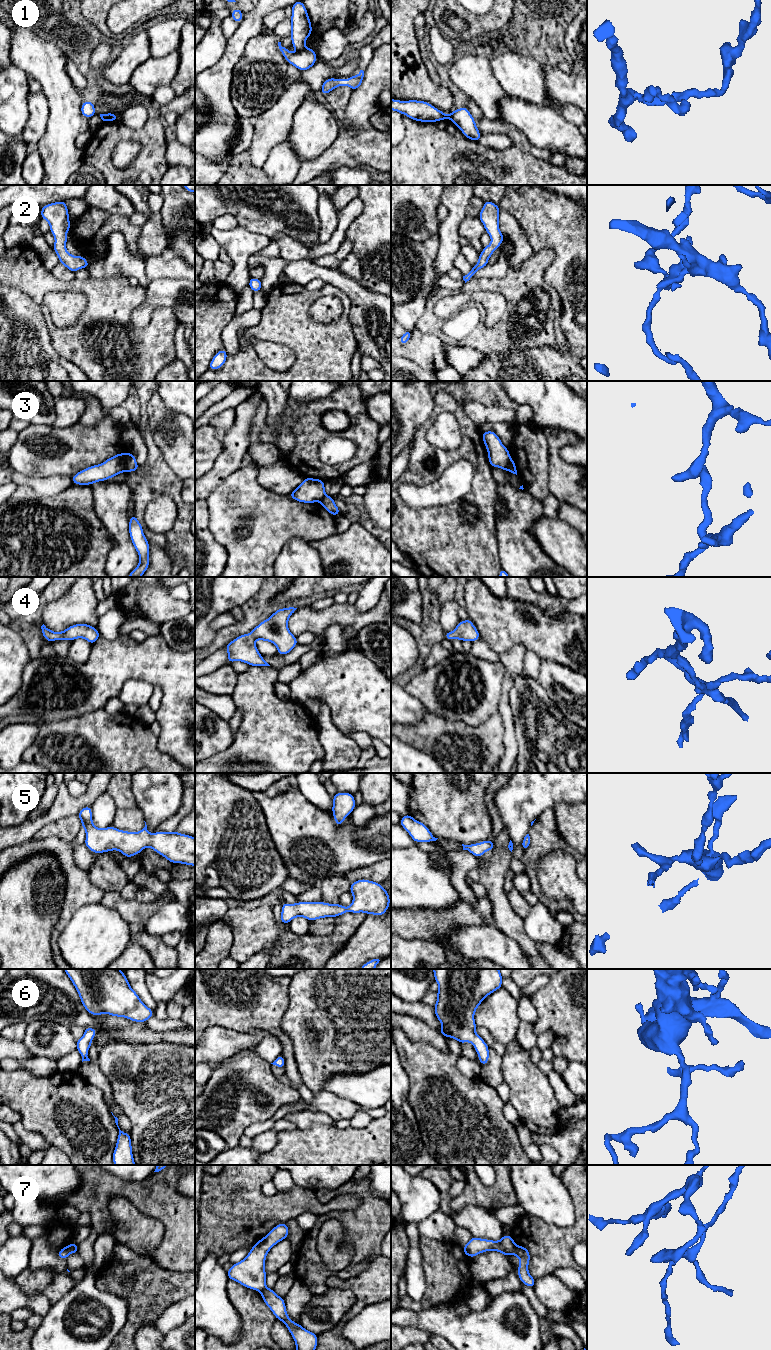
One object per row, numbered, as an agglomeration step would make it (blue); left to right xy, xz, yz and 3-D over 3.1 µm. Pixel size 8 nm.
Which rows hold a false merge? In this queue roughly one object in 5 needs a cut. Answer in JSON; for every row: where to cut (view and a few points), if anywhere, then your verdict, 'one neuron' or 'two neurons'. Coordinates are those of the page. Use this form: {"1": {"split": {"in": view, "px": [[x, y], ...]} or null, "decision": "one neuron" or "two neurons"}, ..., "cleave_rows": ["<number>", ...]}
{"1": {"split": {"in": "xz", "px": [[305, 47], [297, 51]]}, "decision": "two neurons"}, "2": {"split": null, "decision": "one neuron"}, "3": {"split": {"in": "xy", "px": [[130, 454], [125, 470]]}, "decision": "two neurons"}, "4": {"split": null, "decision": "one neuron"}, "5": {"split": null, "decision": "one neuron"}, "6": {"split": null, "decision": "one neuron"}, "7": {"split": {"in": "yz", "px": [[516, 1245], [515, 1254]]}, "decision": "two neurons"}, "cleave_rows": ["1", "3", "7"]}

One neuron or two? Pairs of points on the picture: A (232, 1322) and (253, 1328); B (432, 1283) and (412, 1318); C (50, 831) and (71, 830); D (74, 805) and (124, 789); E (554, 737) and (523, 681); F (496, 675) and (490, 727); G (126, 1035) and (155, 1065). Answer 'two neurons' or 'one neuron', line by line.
A: two neurons
B: two neurons
C: one neuron
D: two neurons
E: one neuron
F: two neurons
G: two neurons

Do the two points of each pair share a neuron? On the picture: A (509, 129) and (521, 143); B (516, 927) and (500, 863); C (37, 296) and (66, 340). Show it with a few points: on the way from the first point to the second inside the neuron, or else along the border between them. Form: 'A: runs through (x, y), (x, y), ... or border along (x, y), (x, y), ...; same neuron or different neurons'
A: runs through (512, 132), (519, 140); same neuron
B: runs through (502, 911), (497, 895), (497, 879); same neuron
C: runs through (43, 307), (50, 325), (55, 330); same neuron

